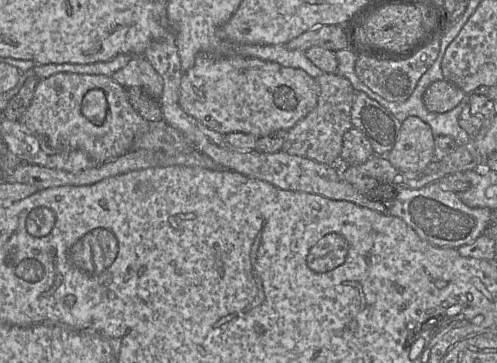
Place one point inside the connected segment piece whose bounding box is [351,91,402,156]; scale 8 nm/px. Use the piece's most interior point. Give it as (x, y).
(380, 126)

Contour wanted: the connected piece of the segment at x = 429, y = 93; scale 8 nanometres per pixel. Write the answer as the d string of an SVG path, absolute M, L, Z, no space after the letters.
M446 79L432 82L423 94L423 103L430 112L444 113L456 107L465 92Z

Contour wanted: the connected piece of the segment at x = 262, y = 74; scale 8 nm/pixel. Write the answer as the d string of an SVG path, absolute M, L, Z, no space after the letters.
M198 53L192 67L183 72L181 76L178 102L184 112L215 132L218 132L222 135L233 132L241 132L251 134L256 138L260 138L267 136L276 130L288 130L293 127L316 106L318 95L319 86L315 79L310 77L305 71L301 69L285 67L275 62L251 57L217 57L211 54Z

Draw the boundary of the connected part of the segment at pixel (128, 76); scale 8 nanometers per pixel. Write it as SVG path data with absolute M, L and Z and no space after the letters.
M143 56L133 57L111 78L124 88L139 87L153 99L158 100L161 97L163 90L161 77Z

